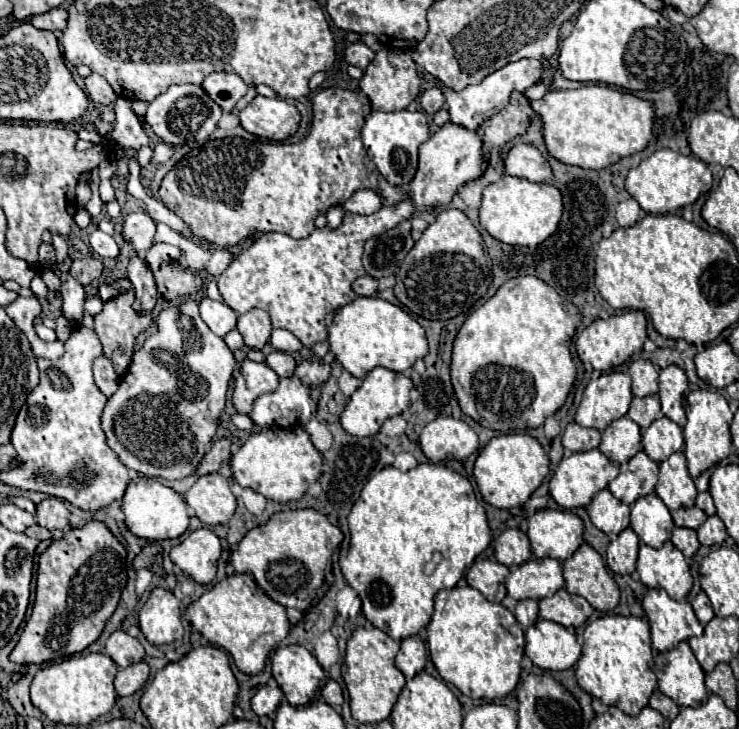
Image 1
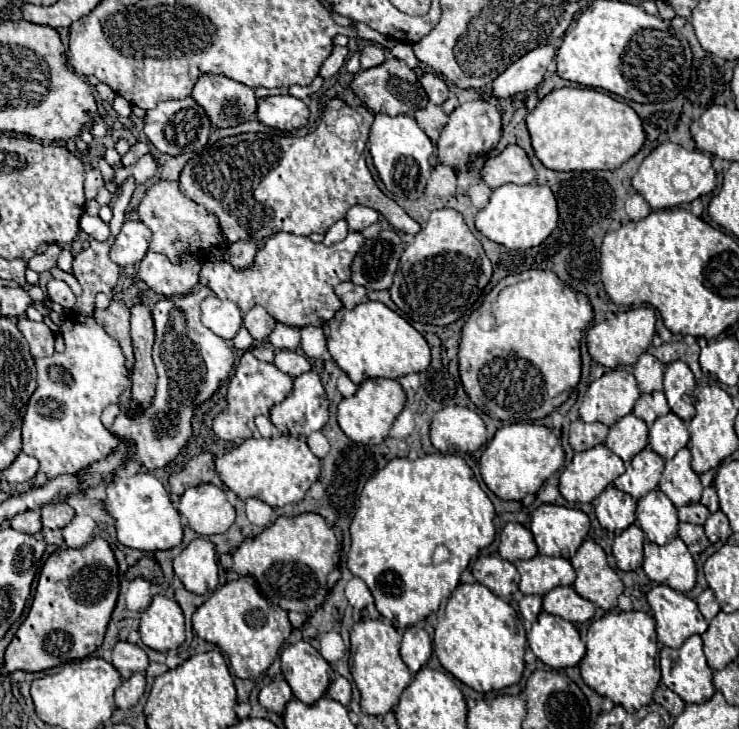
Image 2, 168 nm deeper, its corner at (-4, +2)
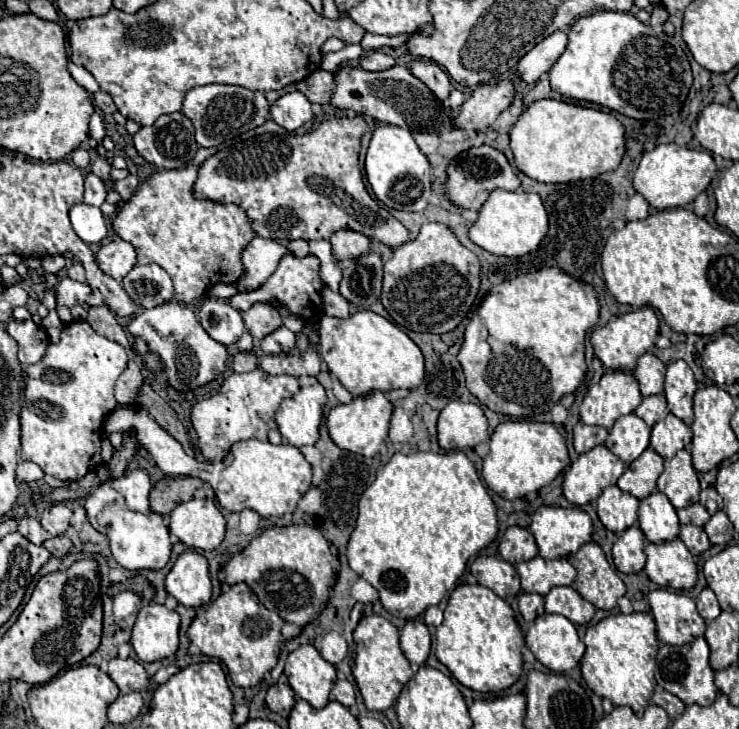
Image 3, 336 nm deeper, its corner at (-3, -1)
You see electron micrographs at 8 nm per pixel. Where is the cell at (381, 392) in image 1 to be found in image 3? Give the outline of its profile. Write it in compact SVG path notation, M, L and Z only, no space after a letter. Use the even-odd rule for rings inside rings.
M371 391L363 397L355 397L347 405L337 405L331 409L327 417L327 429L331 439L341 447L351 453L359 453L365 457L373 457L379 453L379 447L387 439L389 431L389 421L393 413L393 403L385 397L383 391Z

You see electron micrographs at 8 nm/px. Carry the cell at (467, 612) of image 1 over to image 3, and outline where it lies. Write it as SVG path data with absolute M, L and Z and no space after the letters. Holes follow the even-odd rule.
M459 585L447 603L445 619L437 627L437 659L451 675L473 691L503 691L521 675L521 649L525 637L515 621L513 609L483 585Z

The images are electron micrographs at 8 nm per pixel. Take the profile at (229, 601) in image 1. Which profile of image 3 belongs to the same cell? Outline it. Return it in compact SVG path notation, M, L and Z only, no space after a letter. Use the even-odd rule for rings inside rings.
M245 583L233 585L227 593L221 593L207 609L201 609L193 619L187 635L201 653L217 657L227 665L227 671L237 687L257 685L267 671L277 663L285 637L281 635L283 619L257 601L253 591Z

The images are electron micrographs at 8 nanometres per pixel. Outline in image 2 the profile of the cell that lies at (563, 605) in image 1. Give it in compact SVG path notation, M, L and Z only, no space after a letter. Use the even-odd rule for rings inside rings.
M556 586L544 596L544 610L568 622L586 622L594 616L596 606L582 598L572 586Z

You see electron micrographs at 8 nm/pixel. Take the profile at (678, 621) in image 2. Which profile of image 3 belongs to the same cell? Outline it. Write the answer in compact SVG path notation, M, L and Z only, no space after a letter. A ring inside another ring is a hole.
M655 589L649 593L649 605L657 623L657 639L667 645L685 645L705 633L705 621L697 613L695 601L687 595Z

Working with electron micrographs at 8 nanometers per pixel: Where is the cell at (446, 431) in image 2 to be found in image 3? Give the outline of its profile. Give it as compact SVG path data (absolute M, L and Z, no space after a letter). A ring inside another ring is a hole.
M449 403L437 421L439 447L443 451L461 451L473 449L477 443L489 439L487 419L483 409L475 403Z

